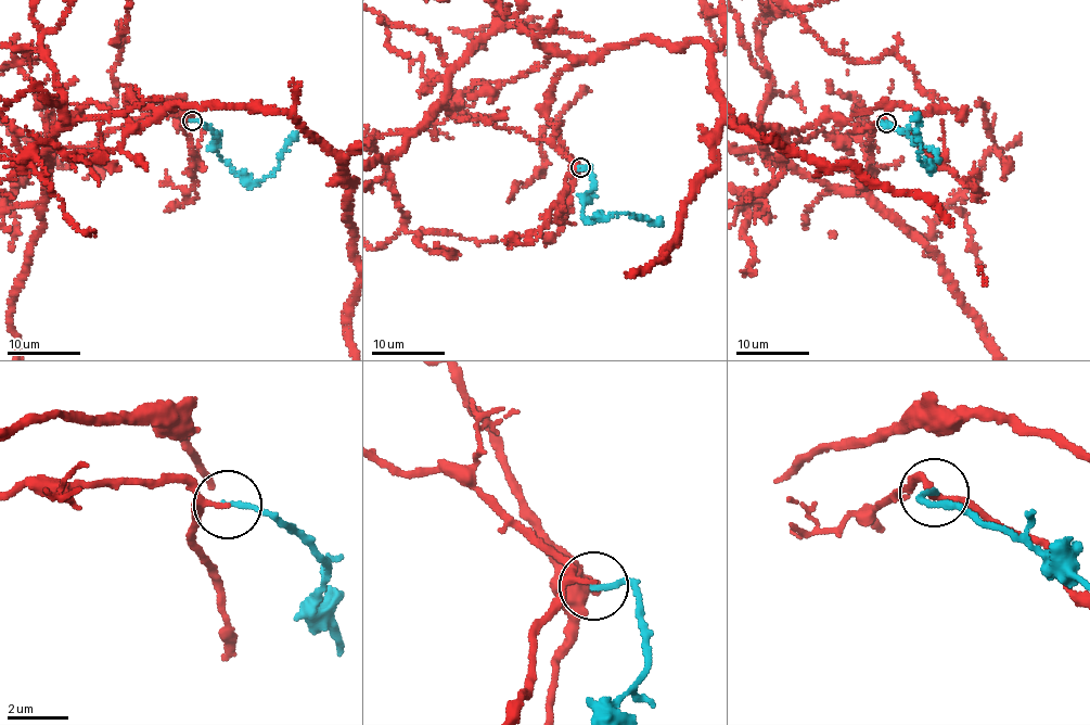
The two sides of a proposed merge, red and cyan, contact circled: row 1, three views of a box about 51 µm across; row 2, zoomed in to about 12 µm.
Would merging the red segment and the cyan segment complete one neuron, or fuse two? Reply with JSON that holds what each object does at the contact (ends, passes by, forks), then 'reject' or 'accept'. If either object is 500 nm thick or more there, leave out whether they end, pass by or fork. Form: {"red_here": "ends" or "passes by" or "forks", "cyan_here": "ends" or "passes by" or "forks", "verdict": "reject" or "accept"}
{"red_here": "passes by", "cyan_here": "ends", "verdict": "reject"}

